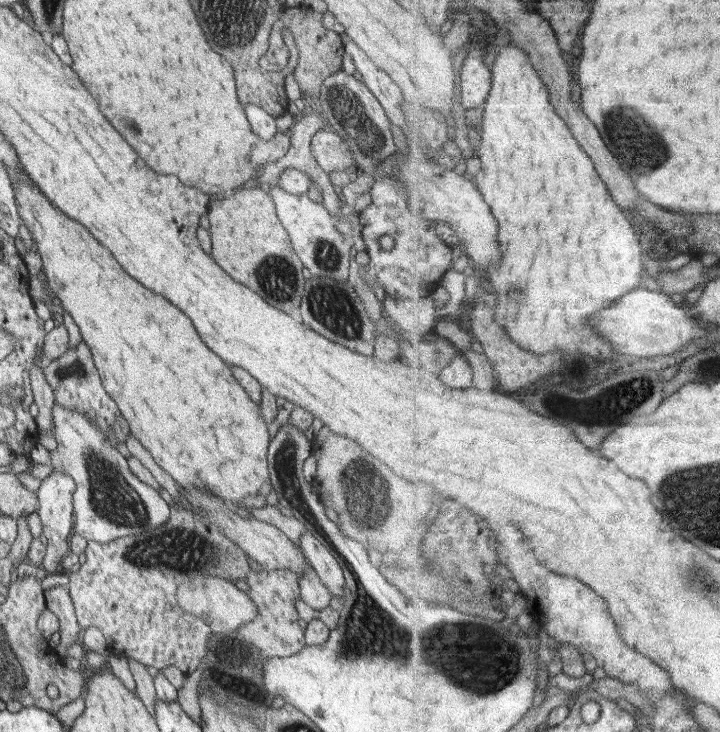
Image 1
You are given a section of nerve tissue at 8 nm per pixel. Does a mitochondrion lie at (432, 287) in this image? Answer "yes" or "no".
no

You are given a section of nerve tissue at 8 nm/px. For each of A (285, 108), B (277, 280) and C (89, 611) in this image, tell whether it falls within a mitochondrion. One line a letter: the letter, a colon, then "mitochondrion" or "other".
A: other
B: mitochondrion
C: other

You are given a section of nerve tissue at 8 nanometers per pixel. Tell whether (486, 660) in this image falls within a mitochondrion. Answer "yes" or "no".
yes

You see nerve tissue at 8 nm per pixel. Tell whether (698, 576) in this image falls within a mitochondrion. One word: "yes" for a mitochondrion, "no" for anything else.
yes

